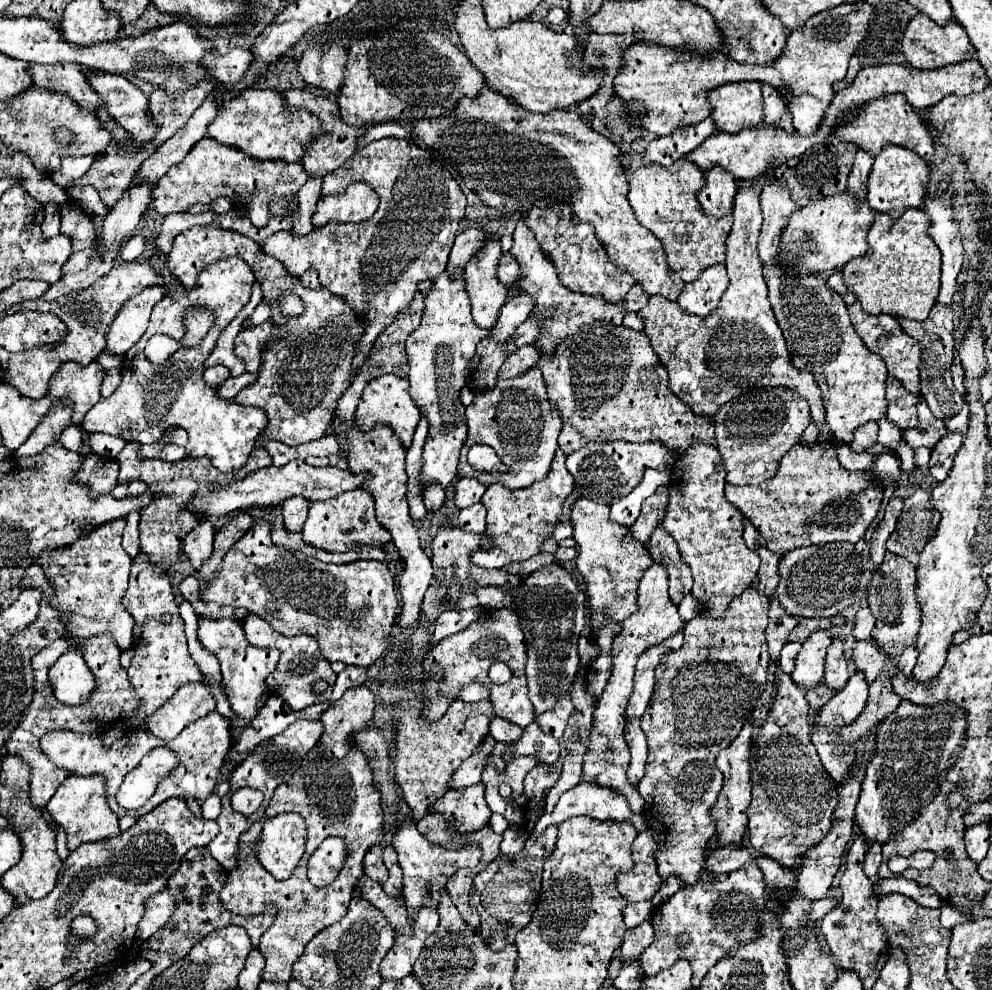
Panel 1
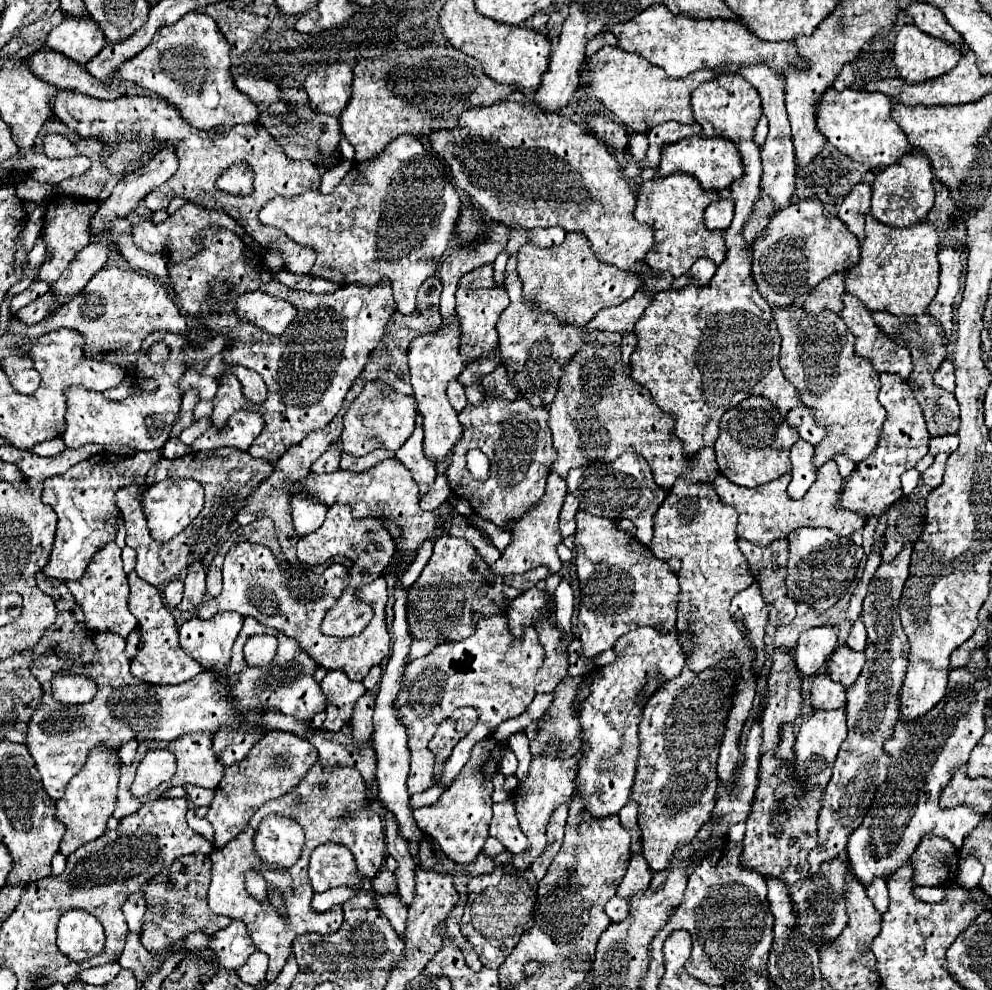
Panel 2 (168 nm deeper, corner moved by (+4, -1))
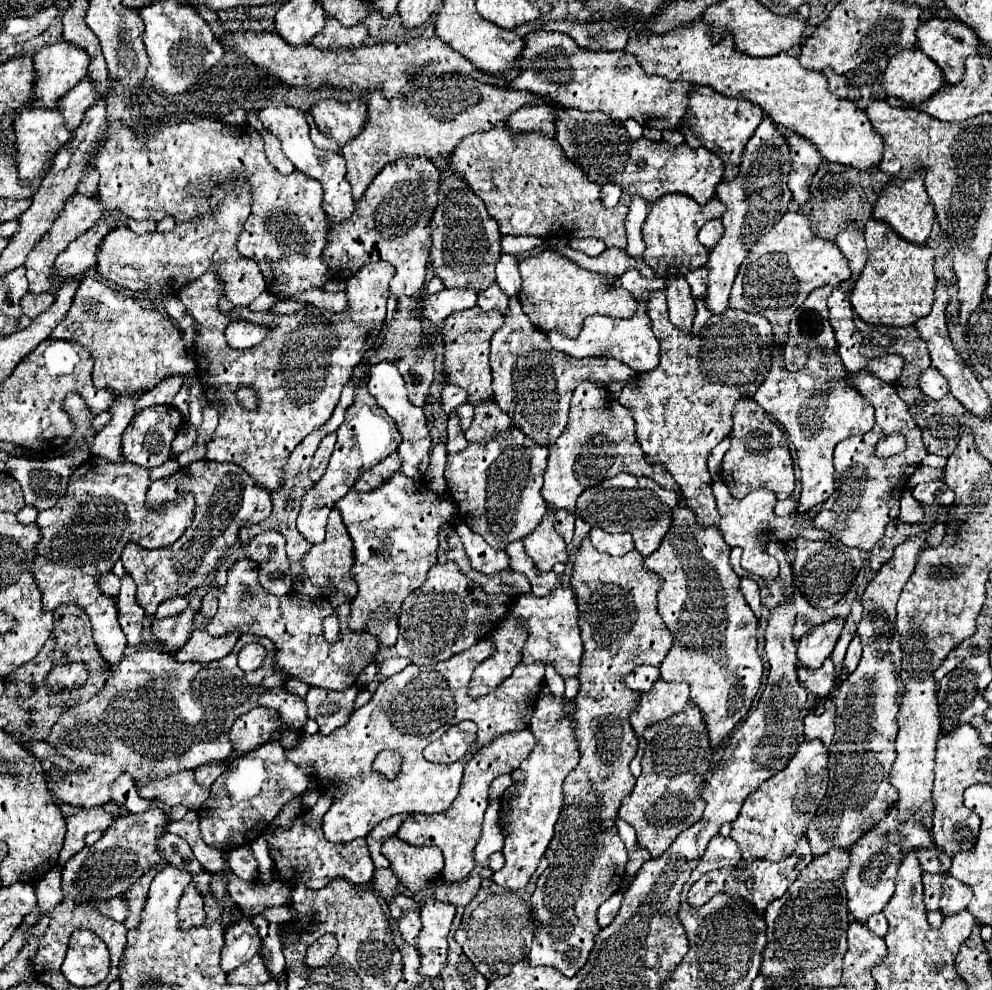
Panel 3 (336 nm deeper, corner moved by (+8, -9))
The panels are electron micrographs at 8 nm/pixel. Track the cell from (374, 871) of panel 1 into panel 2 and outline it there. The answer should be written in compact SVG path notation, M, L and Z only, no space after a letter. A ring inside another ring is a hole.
M382 871L378 873L378 877L374 879L374 889L380 895L394 895L396 893L396 879L390 871Z

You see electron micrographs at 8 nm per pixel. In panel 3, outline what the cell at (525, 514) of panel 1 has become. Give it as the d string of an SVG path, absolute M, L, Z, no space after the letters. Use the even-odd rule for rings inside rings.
M548 509L542 523L528 537L522 539L524 549L526 549L528 557L534 561L534 567L538 573L548 573L548 571L552 571L554 563L568 561L566 543L562 541L562 537L556 533L556 529L552 525L554 513L556 513L554 509Z

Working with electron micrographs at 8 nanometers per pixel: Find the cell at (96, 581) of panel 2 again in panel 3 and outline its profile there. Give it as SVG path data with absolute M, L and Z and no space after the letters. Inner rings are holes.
M108 571L98 577L98 583L100 583L100 593L104 593L116 601L116 593L120 591L120 579L112 571Z

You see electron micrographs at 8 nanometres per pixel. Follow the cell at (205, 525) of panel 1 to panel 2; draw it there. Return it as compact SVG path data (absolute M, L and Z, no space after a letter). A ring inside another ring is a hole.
M198 561L196 565L188 567L186 571L186 589L184 589L184 597L182 597L182 603L176 607L178 611L194 611L206 597L206 571L202 567L202 563Z

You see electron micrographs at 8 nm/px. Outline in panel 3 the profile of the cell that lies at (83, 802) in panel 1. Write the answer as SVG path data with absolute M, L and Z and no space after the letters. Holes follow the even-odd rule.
M92 807L92 809L80 809L78 813L66 817L66 825L68 825L68 833L66 833L66 841L64 847L60 851L60 865L66 865L68 859L72 855L76 855L78 851L82 851L86 847L84 837L92 831L106 831L112 825L114 817L110 811L106 811L106 807Z

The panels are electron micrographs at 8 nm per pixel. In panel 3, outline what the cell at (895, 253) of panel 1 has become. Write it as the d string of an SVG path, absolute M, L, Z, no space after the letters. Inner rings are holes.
M870 219L864 225L864 235L868 245L868 261L850 293L850 303L856 315L874 325L914 325L920 317L930 313L934 301L934 249L898 237L886 223L876 219Z

